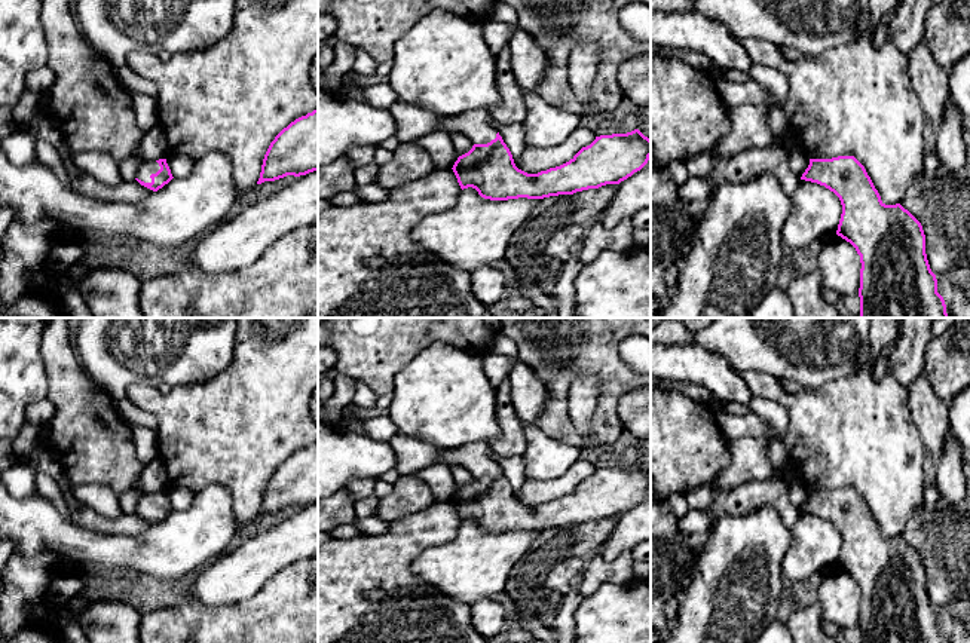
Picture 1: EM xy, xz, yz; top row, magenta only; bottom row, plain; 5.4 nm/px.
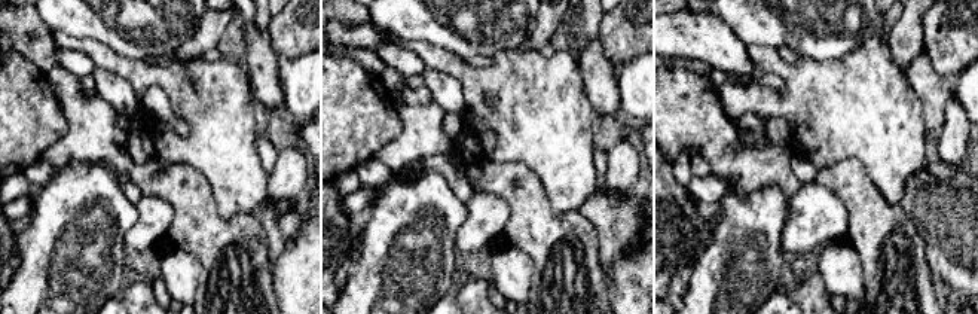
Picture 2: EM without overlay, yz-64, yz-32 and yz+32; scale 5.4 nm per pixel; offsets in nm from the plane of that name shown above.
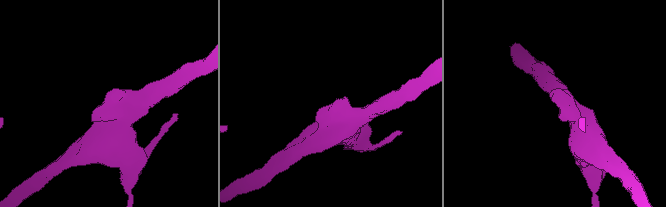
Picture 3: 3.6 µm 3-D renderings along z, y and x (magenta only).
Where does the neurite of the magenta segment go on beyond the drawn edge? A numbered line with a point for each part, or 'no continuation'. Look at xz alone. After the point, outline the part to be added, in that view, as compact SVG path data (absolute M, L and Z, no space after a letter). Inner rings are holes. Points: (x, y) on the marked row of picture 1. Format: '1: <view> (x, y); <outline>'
1: xz (477, 125); M472 110L460 116L441 117L438 131L460 132L468 137L472 144L487 144L496 138L498 129L492 122L492 111Z

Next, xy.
1: xy (152, 167); M156 160L143 162L137 171L135 178L138 178L144 183L152 183L150 175L156 174L159 169L160 169L160 166Z

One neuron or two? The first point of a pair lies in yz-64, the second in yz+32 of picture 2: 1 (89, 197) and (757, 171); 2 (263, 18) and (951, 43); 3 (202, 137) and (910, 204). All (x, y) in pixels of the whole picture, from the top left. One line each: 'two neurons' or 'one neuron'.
1: two neurons
2: two neurons
3: two neurons

